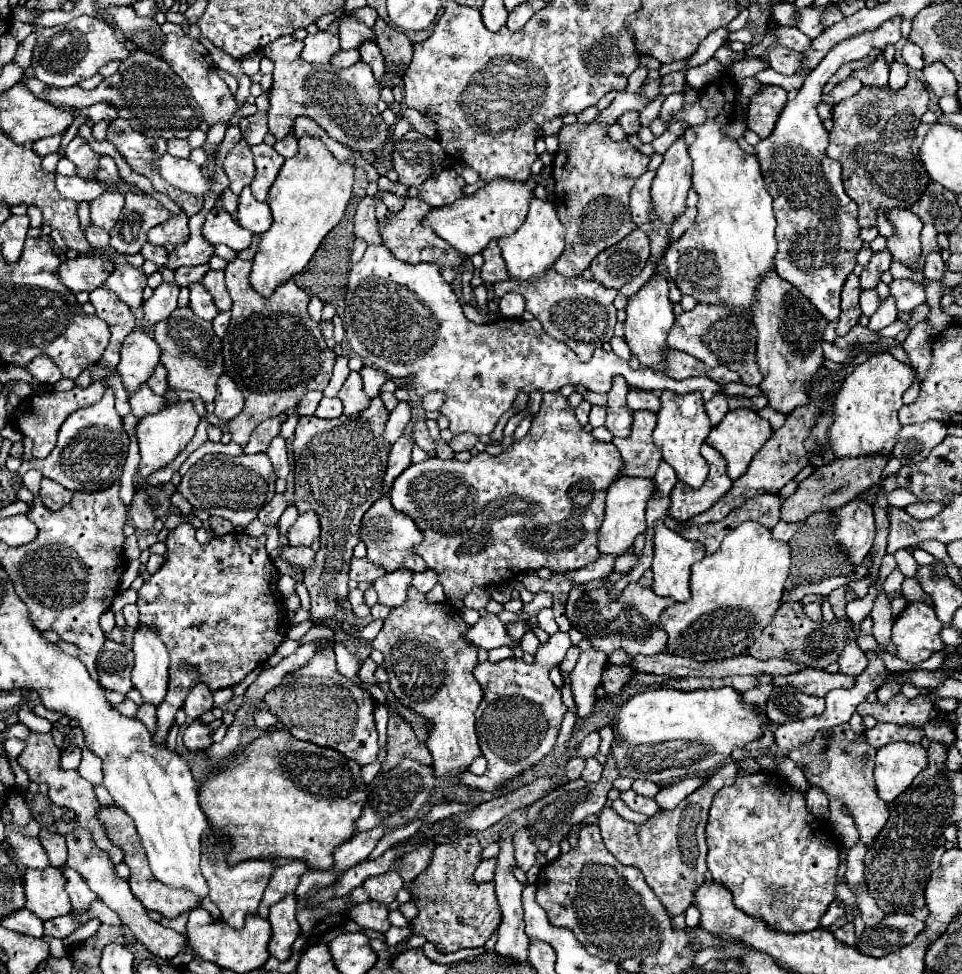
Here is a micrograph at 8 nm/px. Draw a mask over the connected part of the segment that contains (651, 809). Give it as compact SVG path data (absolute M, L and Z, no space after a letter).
M625 791L625 793L621 793L621 797L619 797L631 811L639 811L639 813L645 813L645 815L655 815L657 811L659 811L659 805L655 803L655 799L647 799L647 797L641 797L641 795L637 795L635 791Z

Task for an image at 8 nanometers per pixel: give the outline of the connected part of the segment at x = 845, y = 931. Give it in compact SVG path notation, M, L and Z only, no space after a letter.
M851 921L845 923L843 927L839 927L833 935L835 935L837 941L841 941L845 945L855 945L855 931L853 931L853 923Z

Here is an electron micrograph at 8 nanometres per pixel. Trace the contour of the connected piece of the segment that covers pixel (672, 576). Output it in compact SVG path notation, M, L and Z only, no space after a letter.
M657 521L655 525L655 553L653 553L653 591L661 597L673 597L675 601L687 601L691 597L689 591L689 575L691 575L691 565L701 561L705 557L705 547L703 543L693 543L681 537L679 533L671 531L665 527L663 521Z

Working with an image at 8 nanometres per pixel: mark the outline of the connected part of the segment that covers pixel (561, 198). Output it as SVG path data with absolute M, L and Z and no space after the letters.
M573 123L565 125L559 133L559 149L553 161L553 179L555 179L555 199L553 205L559 213L561 223L565 225L565 251L555 263L555 271L563 277L581 277L581 273L591 265L591 261L605 251L607 247L625 239L631 231L637 229L631 219L629 207L629 191L633 189L635 181L647 171L649 157L639 153L627 141L613 141L607 135L607 125L601 123Z

